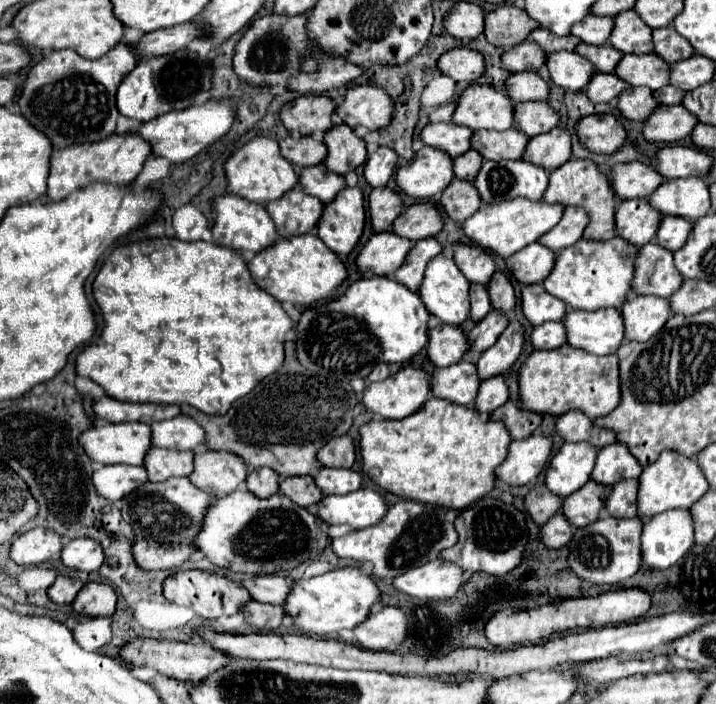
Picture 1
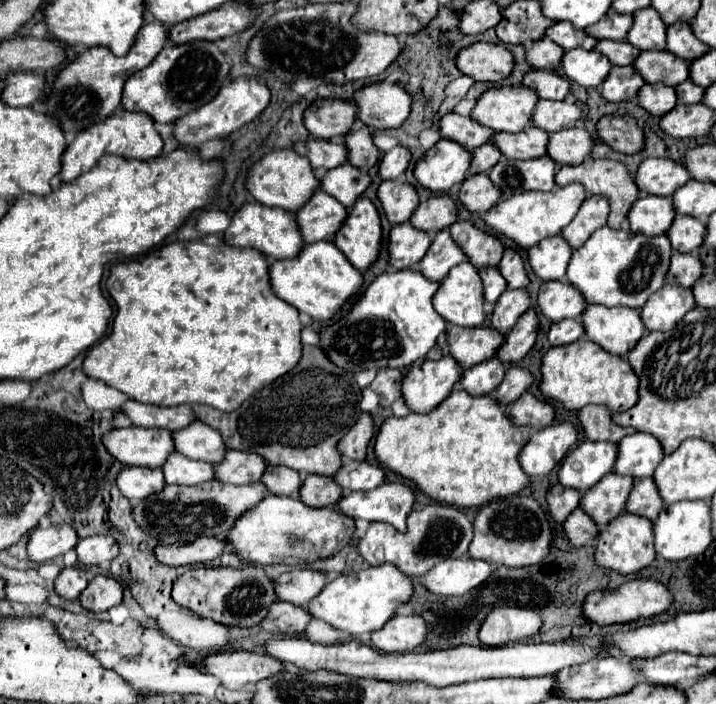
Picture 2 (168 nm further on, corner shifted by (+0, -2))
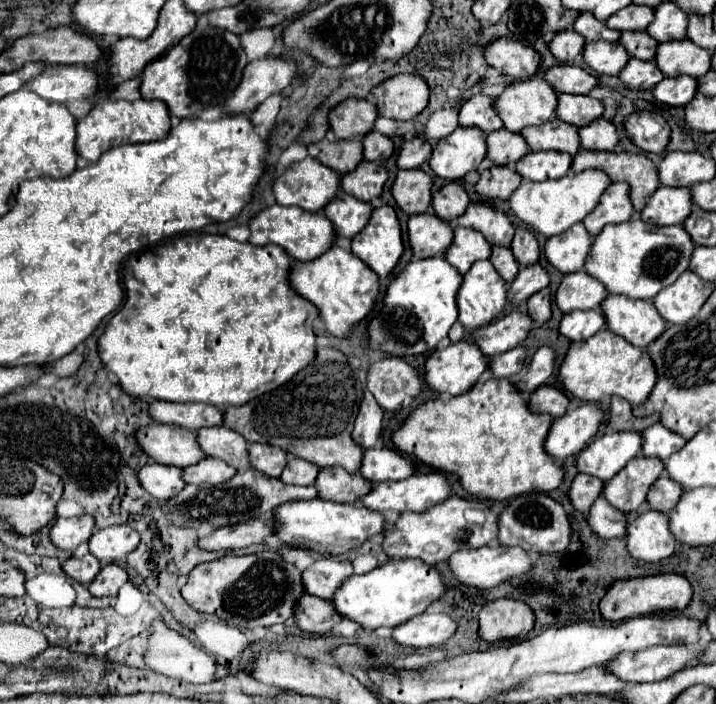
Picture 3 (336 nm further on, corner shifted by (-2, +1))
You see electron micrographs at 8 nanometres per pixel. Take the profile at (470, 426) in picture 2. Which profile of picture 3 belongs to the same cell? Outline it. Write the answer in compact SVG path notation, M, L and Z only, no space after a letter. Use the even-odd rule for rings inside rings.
M489 379L485 383L473 385L467 393L449 397L449 403L441 399L427 401L413 409L413 413L405 419L405 423L393 433L391 441L397 451L403 455L415 457L417 461L447 473L455 475L461 487L475 495L481 501L505 501L523 493L533 491L553 491L563 481L563 467L557 467L555 461L545 453L543 441L551 427L553 417L543 413L531 413L527 401L519 395L519 391L507 379Z

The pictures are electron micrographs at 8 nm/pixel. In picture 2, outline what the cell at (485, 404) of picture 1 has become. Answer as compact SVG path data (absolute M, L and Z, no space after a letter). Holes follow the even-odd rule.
M511 366L507 370L505 380L499 384L499 388L495 392L495 398L499 400L501 406L507 406L507 404L515 402L533 382L535 382L535 376L527 368Z

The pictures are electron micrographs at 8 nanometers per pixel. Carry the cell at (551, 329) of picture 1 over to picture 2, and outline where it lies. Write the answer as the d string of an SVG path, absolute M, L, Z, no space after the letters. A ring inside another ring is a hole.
M573 318L555 322L549 330L551 346L565 346L565 344L579 340L581 336L583 336L583 324L581 324L581 320L573 320Z

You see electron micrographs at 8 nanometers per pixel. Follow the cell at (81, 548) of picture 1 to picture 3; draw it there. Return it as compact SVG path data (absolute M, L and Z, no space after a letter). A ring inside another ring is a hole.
M113 525L99 529L89 539L89 551L101 563L113 563L129 555L139 543L139 535L129 525Z

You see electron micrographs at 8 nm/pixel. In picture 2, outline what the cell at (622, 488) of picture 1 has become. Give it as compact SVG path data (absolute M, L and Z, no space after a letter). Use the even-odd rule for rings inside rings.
M639 478L635 482L635 488L631 490L629 500L627 500L627 512L655 520L661 510L663 510L663 498L659 496L655 480Z

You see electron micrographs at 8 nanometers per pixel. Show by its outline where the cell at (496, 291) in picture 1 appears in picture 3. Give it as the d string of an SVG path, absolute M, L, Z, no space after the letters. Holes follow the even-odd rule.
M519 227L513 241L511 241L511 251L517 259L517 263L521 267L529 267L529 265L535 265L539 261L539 245L537 245L537 239L535 235L525 229L525 227Z

